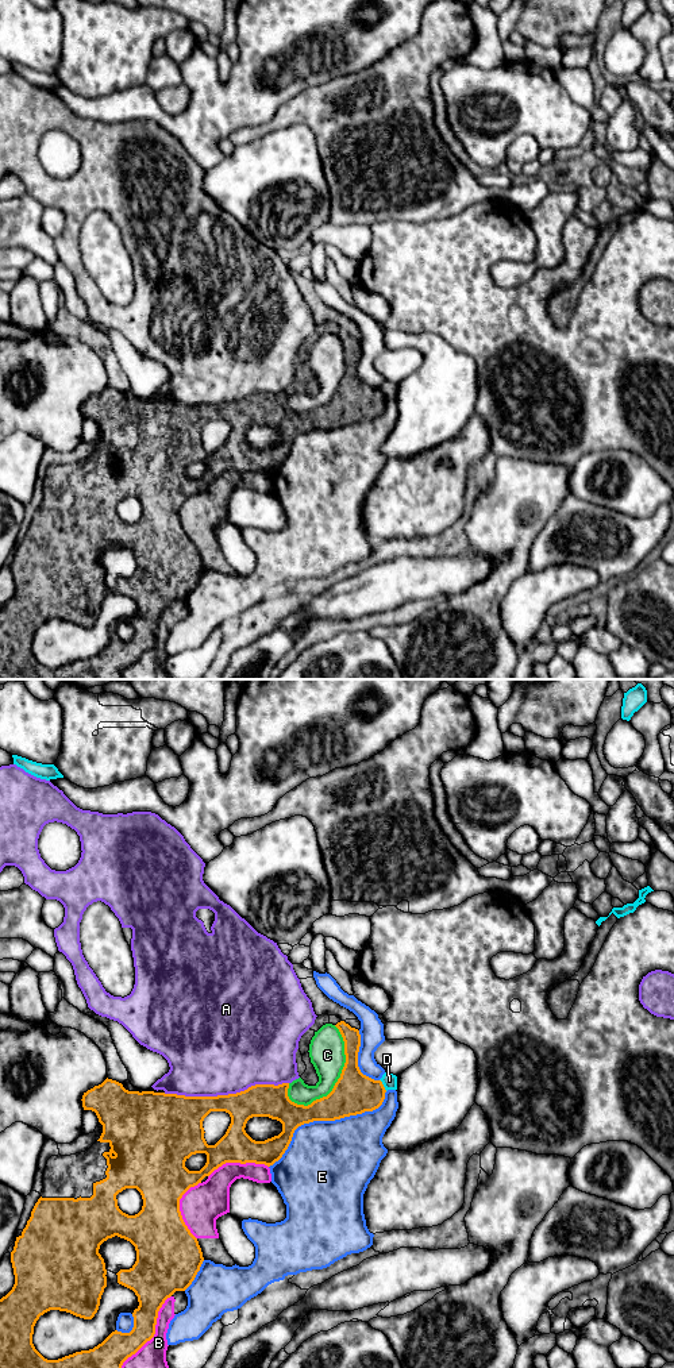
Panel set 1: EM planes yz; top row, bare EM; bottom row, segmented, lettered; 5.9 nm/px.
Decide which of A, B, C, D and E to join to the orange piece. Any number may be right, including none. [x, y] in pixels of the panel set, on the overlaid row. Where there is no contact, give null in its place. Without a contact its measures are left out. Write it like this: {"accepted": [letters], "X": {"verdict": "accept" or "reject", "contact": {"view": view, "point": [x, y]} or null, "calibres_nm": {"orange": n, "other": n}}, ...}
{"accepted": [], "A": {"verdict": "reject", "contact": {"view": "yz", "point": [226, 1095]}, "calibres_nm": {"orange": 200, "other": 480}}, "B": {"verdict": "reject", "contact": {"view": "yz", "point": [154, 1333]}, "calibres_nm": {"orange": 190, "other": 160}}, "C": {"verdict": "reject", "contact": {"view": "yz", "point": [339, 1078]}, "calibres_nm": {"orange": 260, "other": 200}}, "D": {"verdict": "reject", "contact": {"view": "yz", "point": [382, 1085]}, "calibres_nm": {"orange": 260, "other": 90}}, "E": {"verdict": "reject", "contact": {"view": "yz", "point": [324, 1120]}, "calibres_nm": {"orange": 260, "other": 500}}}

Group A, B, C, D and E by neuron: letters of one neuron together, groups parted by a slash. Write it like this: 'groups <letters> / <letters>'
groups A C / B / D / E

